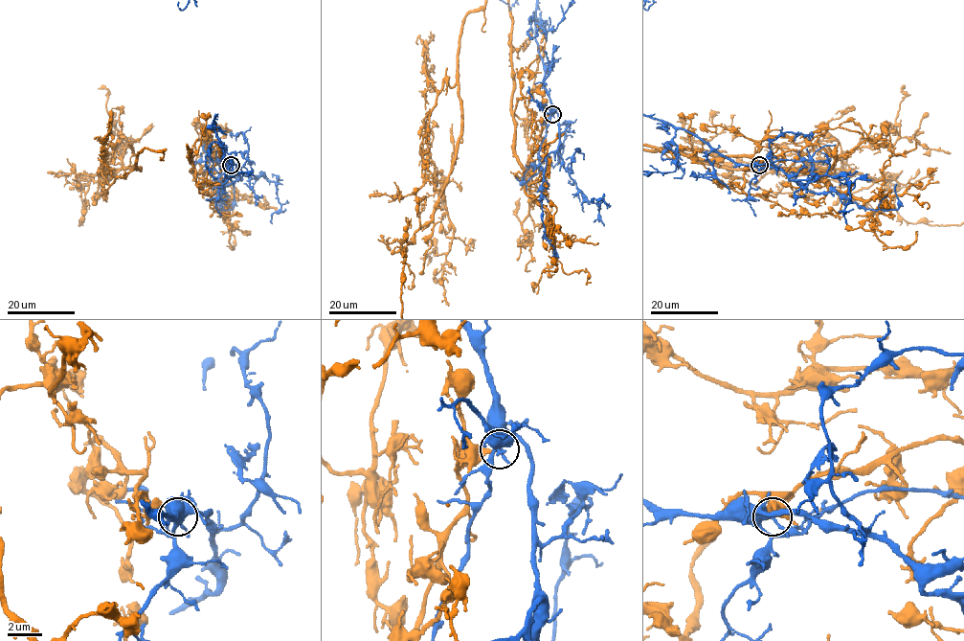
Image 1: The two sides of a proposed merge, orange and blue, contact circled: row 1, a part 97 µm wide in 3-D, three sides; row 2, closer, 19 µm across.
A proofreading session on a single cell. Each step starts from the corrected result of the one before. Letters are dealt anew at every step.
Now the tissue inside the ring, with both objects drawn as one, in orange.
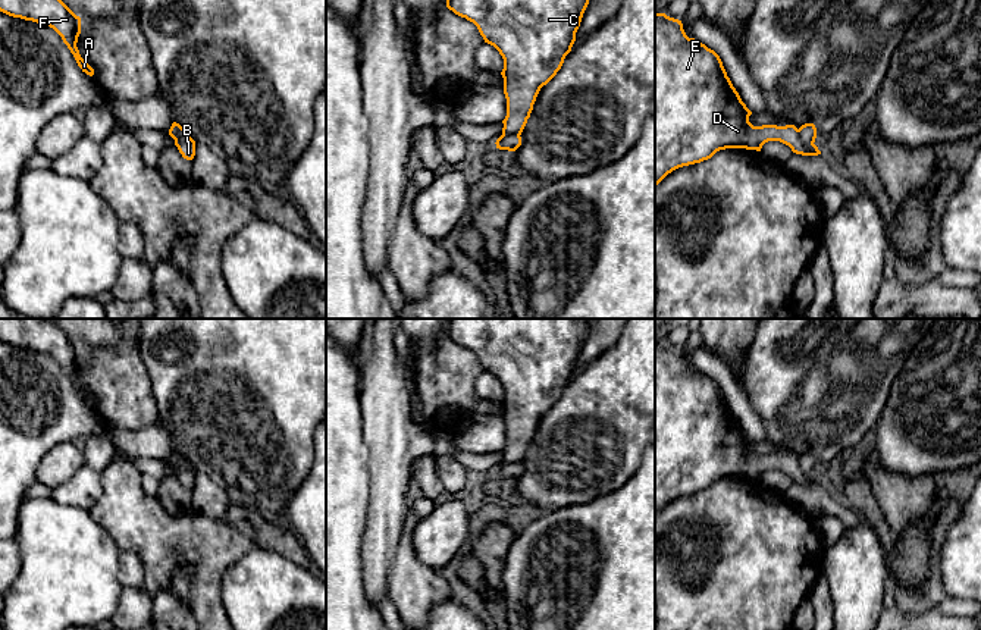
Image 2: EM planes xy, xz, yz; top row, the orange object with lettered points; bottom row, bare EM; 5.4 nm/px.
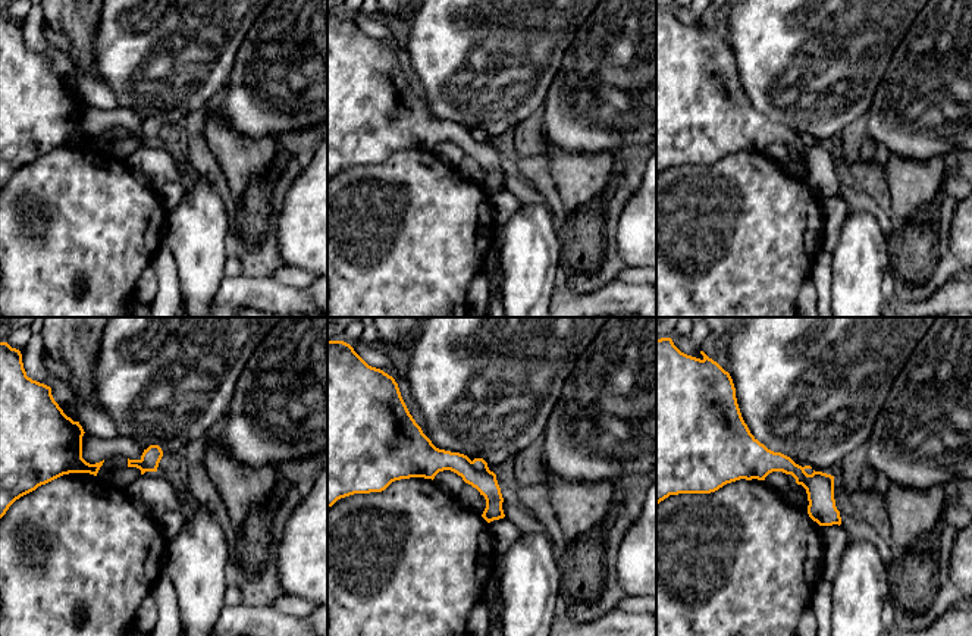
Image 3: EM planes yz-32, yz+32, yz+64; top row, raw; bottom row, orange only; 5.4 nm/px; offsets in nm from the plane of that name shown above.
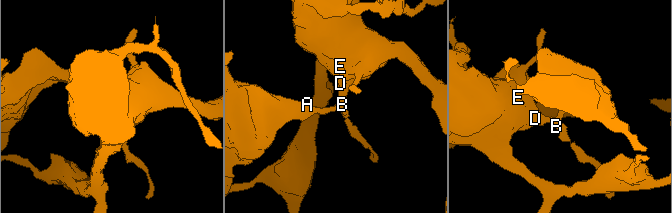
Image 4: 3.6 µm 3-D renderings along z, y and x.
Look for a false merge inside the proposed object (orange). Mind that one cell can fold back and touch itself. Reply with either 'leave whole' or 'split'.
split

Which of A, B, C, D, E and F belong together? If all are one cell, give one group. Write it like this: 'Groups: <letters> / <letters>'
Groups: A F / B C D E

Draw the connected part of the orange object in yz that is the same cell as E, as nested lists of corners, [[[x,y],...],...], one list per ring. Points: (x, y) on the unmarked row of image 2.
[[[655,342],[655,515],[673,499],[701,492],[711,488],[717,480],[725,477],[746,477],[761,480],[768,470],[780,470],[802,485],[818,485],[821,480],[815,473],[802,471],[794,454],[753,455],[749,451],[752,441],[742,430],[733,416],[720,385],[705,373],[689,367],[678,348],[665,342]]]

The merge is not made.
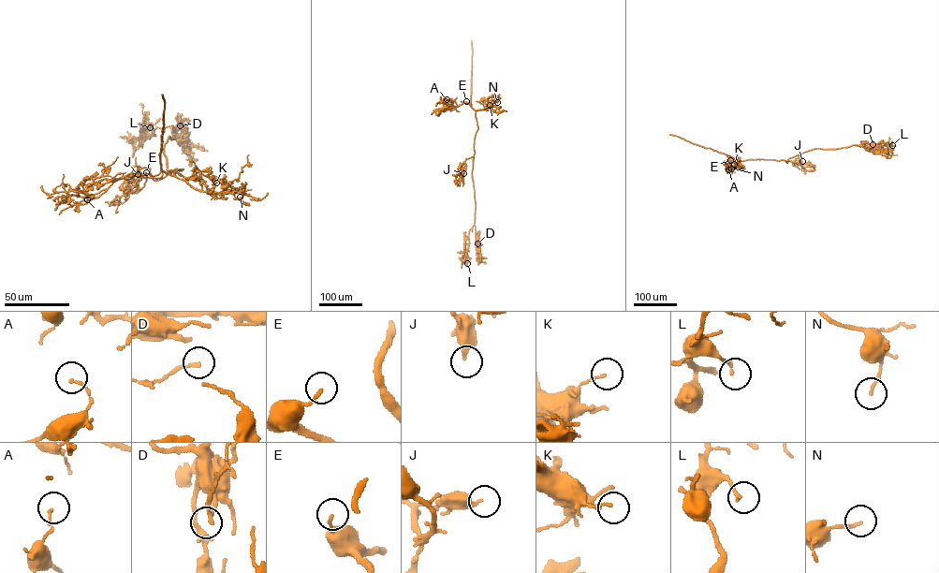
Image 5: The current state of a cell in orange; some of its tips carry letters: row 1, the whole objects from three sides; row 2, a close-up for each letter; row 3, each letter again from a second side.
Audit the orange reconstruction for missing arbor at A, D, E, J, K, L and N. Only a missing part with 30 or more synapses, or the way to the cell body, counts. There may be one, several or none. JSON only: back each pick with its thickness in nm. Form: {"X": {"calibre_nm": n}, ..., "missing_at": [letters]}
{"missing_at": []}

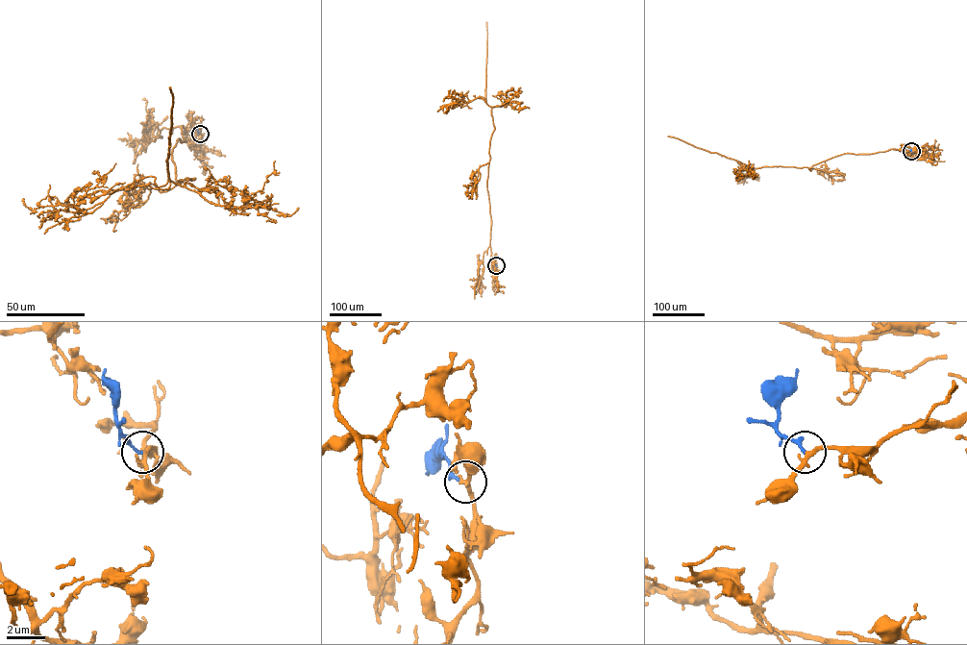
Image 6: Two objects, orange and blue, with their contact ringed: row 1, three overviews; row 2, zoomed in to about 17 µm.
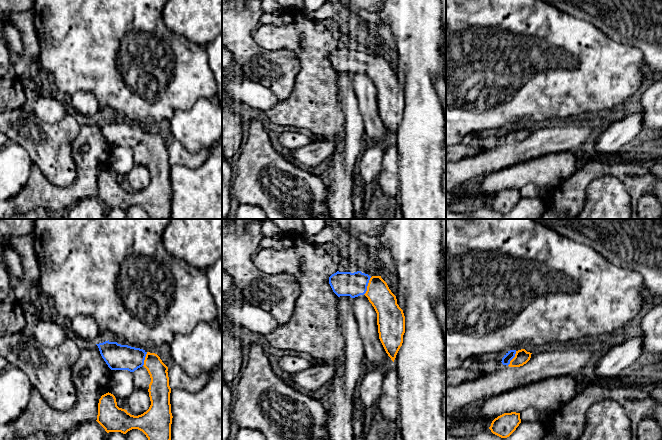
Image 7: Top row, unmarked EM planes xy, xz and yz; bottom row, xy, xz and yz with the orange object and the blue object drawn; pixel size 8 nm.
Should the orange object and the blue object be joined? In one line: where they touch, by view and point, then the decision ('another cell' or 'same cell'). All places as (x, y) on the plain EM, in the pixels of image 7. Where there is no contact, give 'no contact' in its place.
contact xz (367, 62); same cell

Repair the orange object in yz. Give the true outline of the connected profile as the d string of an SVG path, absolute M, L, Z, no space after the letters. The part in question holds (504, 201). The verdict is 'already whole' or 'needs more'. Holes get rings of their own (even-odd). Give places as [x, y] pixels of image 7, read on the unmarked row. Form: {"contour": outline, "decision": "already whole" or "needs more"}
{"contour": "M504 189L495 194L489 205L501 214L509 213L521 199L520 189Z", "decision": "already whole"}

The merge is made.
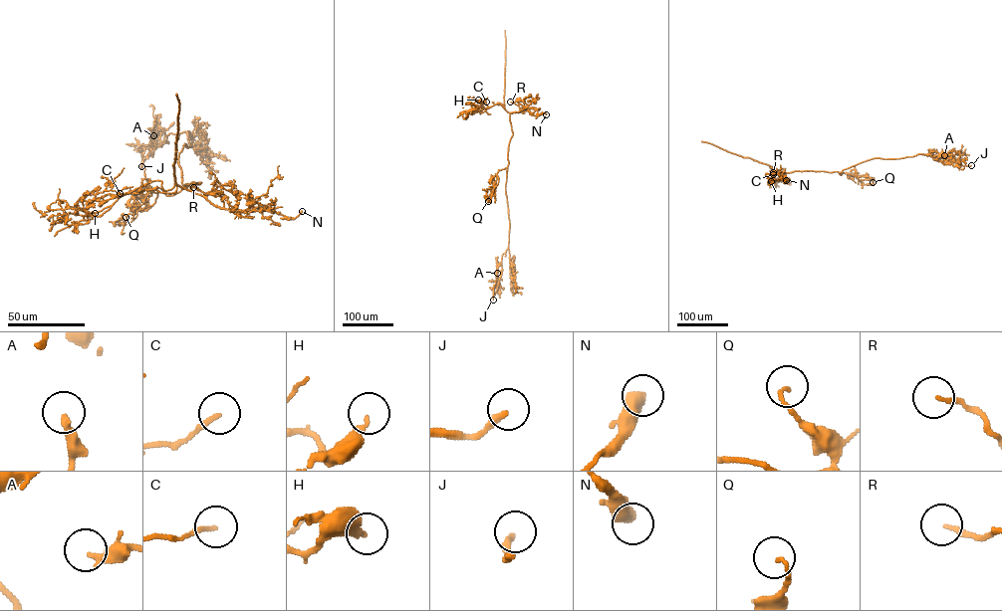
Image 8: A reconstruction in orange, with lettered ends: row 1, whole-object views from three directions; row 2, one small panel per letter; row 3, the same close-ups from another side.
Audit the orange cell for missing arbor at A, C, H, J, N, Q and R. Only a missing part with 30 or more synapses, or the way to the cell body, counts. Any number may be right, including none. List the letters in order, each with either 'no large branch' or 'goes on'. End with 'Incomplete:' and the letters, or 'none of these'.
A: no large branch
C: no large branch
H: no large branch
J: no large branch
N: no large branch
Q: no large branch
R: no large branch
Incomplete: none of these

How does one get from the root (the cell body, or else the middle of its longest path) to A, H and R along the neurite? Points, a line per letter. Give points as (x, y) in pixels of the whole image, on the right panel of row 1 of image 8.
A: (839, 172), (876, 158), (899, 158), (919, 154), (950, 157), (944, 155)
H: (839, 172), (776, 173), (775, 170), (780, 178), (776, 183), (771, 181)
R: (839, 172), (795, 171), (785, 173), (782, 179), (773, 172)

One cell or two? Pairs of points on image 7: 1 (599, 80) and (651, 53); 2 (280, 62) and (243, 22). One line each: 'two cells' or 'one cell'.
1: two cells
2: one cell

